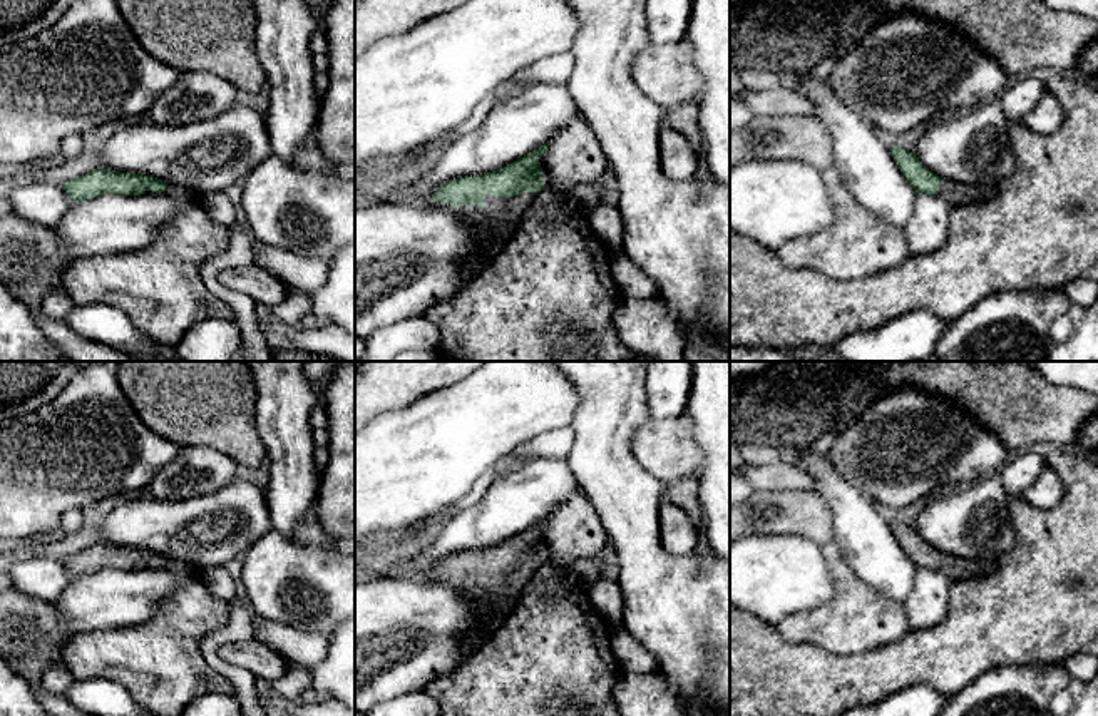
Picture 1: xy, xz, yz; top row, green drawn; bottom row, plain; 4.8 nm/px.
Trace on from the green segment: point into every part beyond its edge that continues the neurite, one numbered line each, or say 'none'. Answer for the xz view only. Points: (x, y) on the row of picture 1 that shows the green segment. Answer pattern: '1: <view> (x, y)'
1: xz (499, 219)

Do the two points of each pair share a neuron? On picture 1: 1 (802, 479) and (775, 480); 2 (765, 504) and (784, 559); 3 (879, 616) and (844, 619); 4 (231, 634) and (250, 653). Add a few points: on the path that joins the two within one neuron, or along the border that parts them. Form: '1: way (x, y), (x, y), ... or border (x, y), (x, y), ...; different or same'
1: way (795, 479), (782, 479); same
2: border (747, 536), (802, 534), (814, 542); different
3: way (871, 619), (852, 619); same
4: border (218, 648), (226, 661), (256, 676); different

